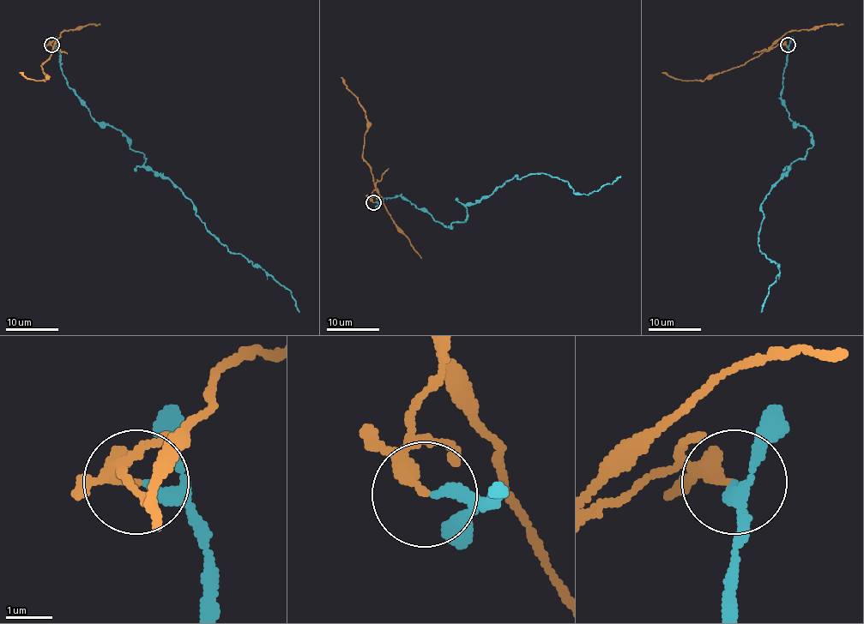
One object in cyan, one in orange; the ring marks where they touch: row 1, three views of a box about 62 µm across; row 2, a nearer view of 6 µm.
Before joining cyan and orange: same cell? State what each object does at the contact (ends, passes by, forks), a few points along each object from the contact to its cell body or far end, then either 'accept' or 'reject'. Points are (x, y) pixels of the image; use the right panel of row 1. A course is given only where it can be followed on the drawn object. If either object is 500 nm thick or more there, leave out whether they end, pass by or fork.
cyan passes by | orange passes by | cyan via (787, 45), (782, 104), (810, 133), (812, 146), (762, 203), (758, 245), (779, 273), (760, 312) | orange via (787, 45), (777, 44), (742, 65), (707, 75), (703, 80), (677, 80), (662, 72) | reject

